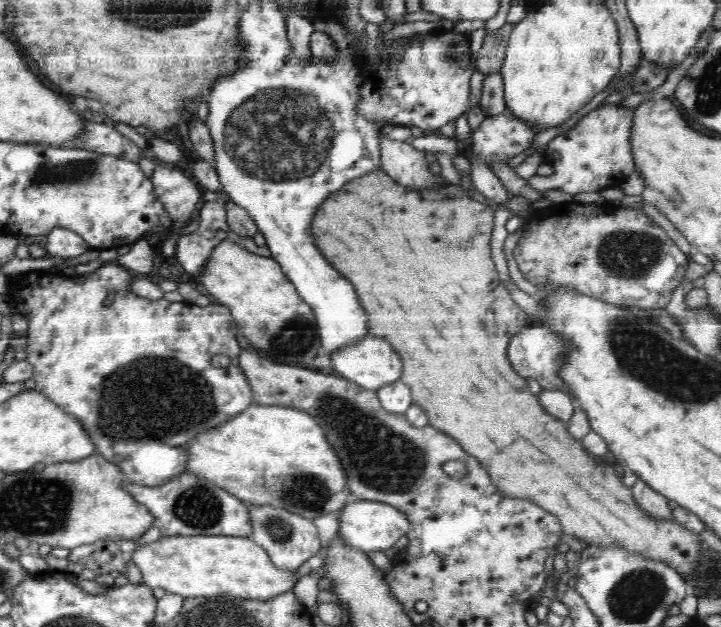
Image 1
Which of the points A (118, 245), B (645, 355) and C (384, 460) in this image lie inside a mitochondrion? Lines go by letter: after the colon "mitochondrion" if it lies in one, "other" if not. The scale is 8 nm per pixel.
A: other
B: mitochondrion
C: mitochondrion

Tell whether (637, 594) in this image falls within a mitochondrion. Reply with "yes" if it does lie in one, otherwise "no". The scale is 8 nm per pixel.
yes

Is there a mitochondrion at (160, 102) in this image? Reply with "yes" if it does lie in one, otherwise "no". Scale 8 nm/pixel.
no

